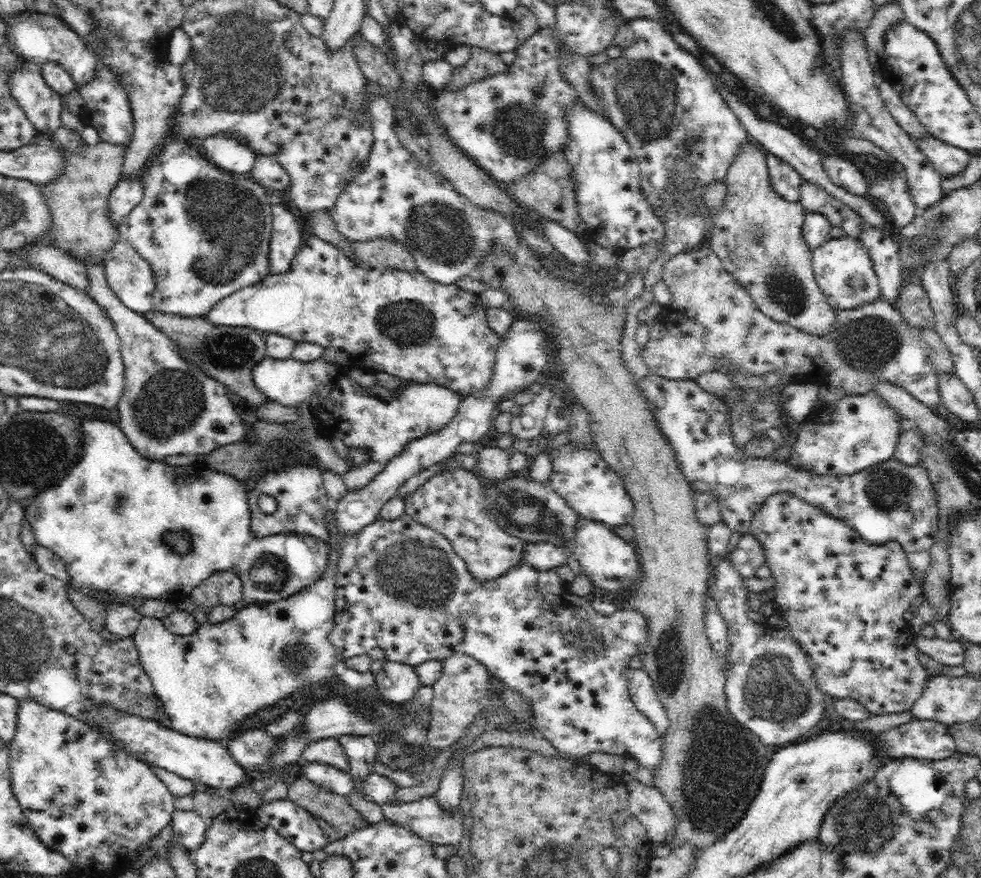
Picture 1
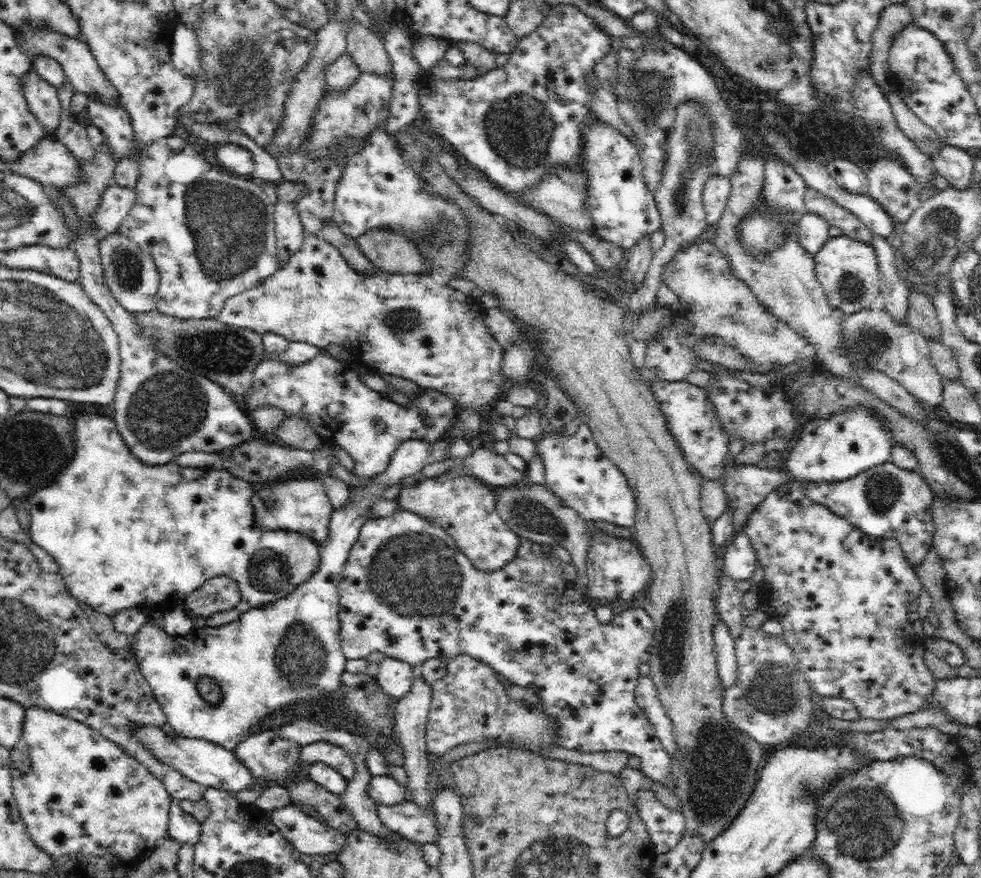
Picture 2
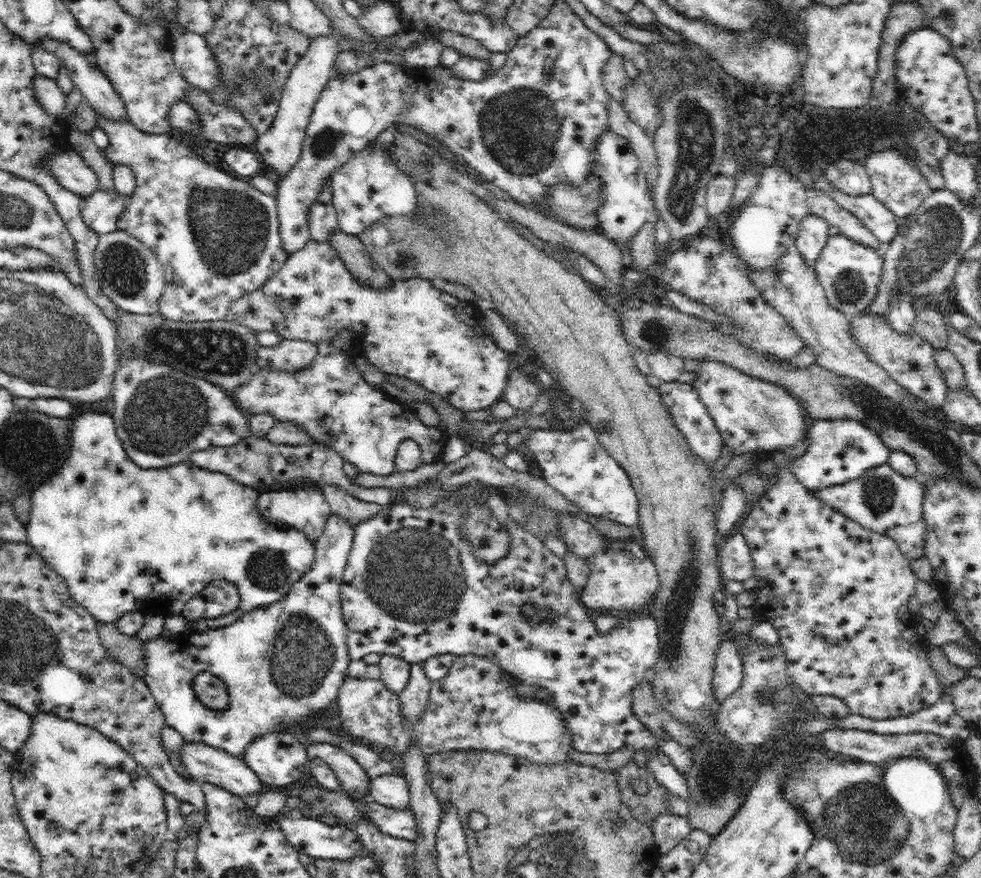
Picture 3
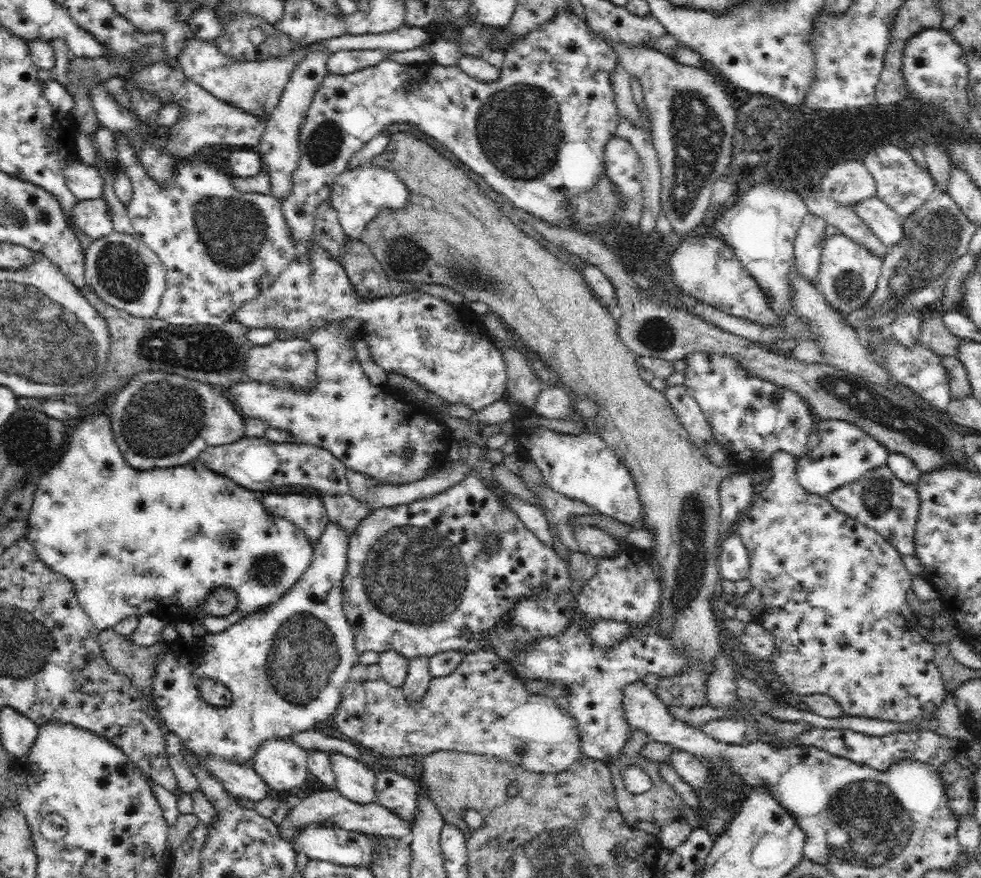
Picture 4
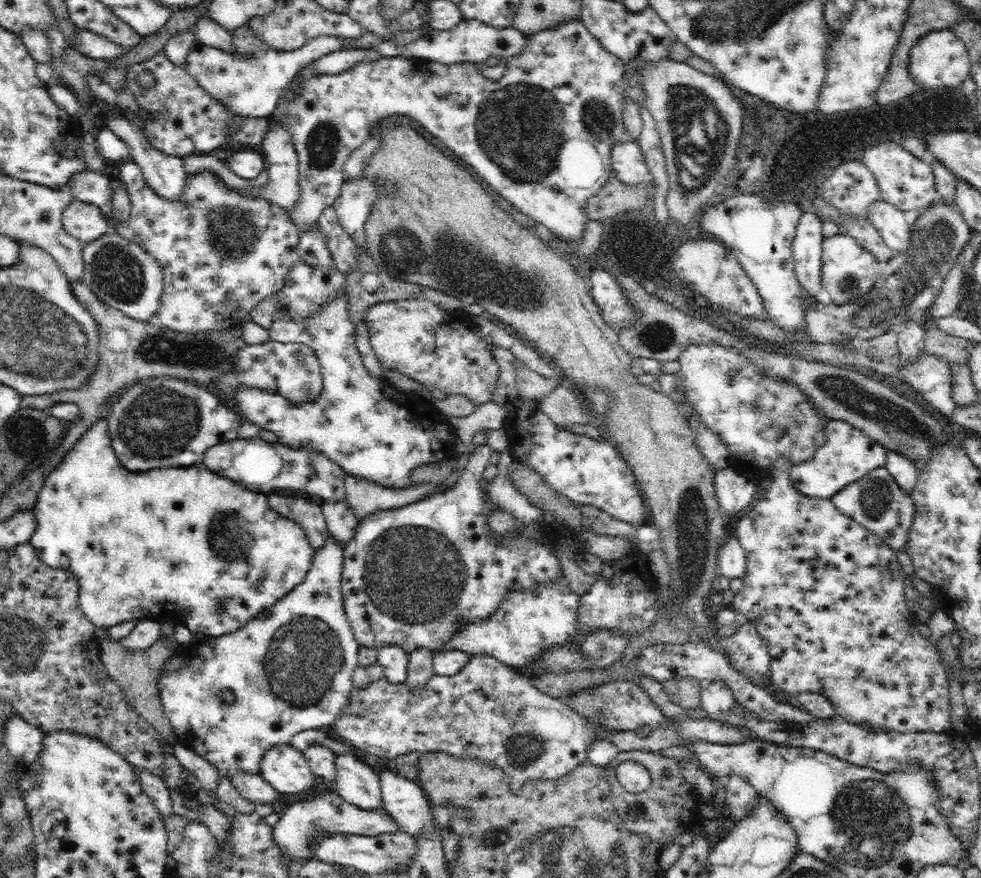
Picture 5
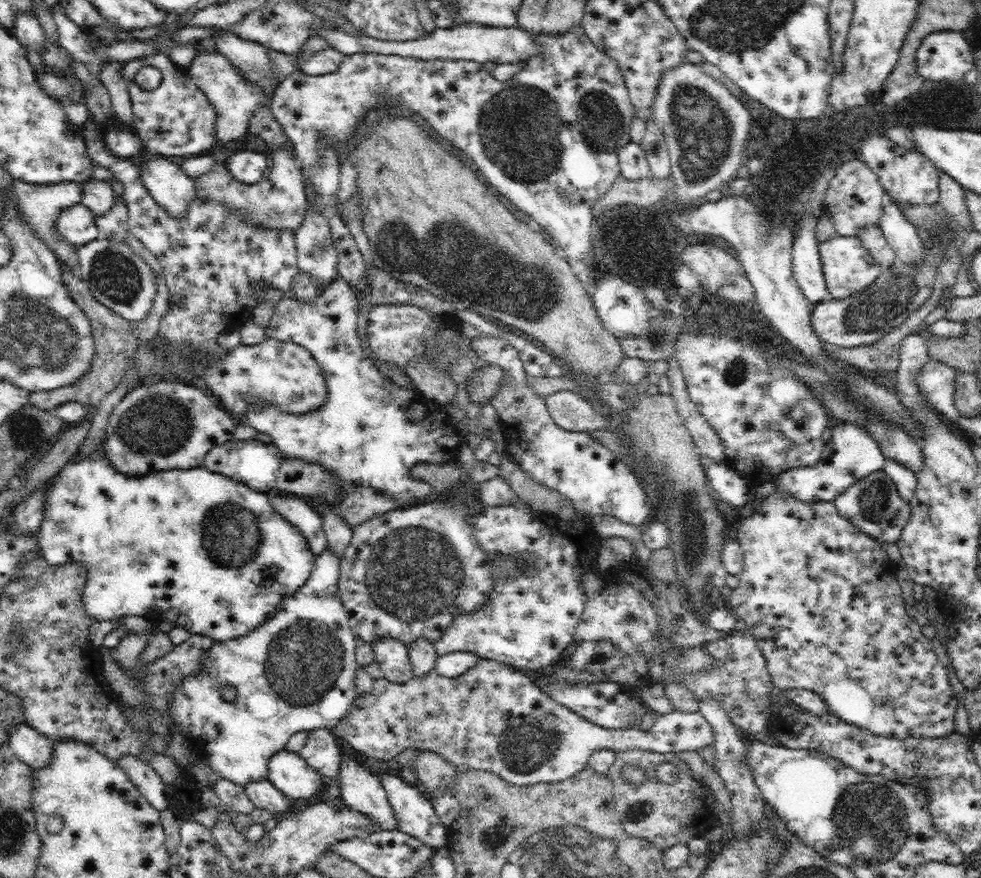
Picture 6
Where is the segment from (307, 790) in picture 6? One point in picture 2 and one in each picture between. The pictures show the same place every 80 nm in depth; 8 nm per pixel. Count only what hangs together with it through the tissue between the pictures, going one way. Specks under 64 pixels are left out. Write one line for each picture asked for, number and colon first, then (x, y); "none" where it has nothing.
2: (269, 757)
3: (278, 759)
4: (282, 765)
5: (284, 767)

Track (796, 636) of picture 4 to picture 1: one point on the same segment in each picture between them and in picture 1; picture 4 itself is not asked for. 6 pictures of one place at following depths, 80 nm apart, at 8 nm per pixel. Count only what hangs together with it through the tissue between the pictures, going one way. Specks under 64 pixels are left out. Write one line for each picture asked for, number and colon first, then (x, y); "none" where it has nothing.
1: (844, 599)
2: (842, 598)
3: (813, 565)

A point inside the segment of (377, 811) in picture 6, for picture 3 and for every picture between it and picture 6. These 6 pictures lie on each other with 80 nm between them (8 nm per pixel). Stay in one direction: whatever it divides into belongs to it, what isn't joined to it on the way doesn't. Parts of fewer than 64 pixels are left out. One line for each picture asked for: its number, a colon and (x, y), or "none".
3: (353, 779)
4: (353, 779)
5: (357, 783)

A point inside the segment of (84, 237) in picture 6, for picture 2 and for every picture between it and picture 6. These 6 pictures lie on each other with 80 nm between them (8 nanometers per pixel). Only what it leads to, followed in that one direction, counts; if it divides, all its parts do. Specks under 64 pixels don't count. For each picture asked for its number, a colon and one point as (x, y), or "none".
2: (116, 202)
3: (101, 211)
4: (92, 216)
5: (87, 222)

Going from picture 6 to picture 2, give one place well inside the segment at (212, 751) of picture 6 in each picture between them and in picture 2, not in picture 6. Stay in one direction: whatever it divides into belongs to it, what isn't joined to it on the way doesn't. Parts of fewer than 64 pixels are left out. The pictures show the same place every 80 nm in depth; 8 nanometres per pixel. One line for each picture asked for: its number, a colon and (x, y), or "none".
2: (279, 654)
3: (282, 663)
4: (286, 666)
5: (290, 668)

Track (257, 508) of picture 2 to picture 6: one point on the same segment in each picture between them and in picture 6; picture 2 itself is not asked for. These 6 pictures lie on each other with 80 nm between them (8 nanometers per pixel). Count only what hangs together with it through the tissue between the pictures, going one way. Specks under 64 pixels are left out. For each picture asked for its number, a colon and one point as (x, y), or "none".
3: (305, 509)
4: (307, 512)
5: (306, 511)
6: (308, 518)

